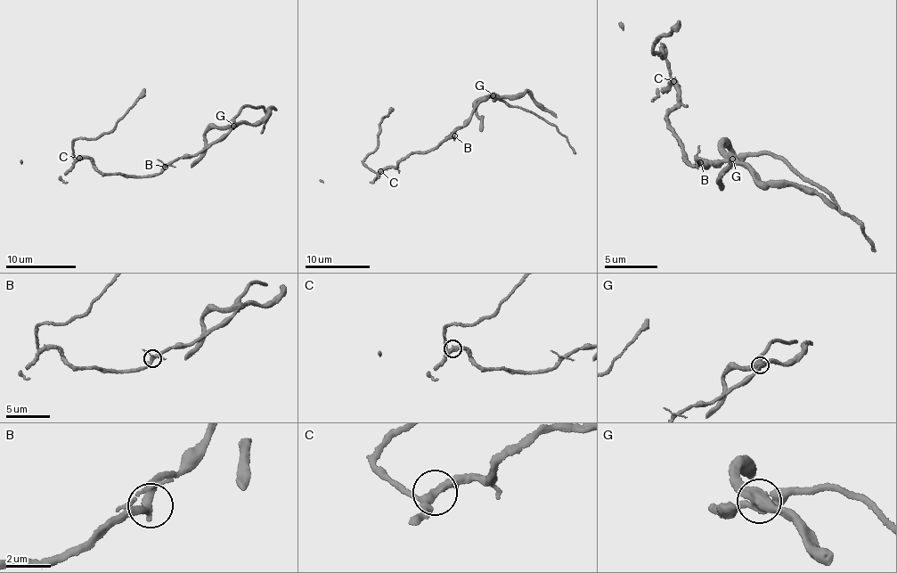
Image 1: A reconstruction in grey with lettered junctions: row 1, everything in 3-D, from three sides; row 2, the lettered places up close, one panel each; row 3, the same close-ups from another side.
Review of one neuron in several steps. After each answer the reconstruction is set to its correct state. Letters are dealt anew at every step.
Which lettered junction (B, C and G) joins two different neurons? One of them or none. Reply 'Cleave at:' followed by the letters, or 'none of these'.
Cleave at: G

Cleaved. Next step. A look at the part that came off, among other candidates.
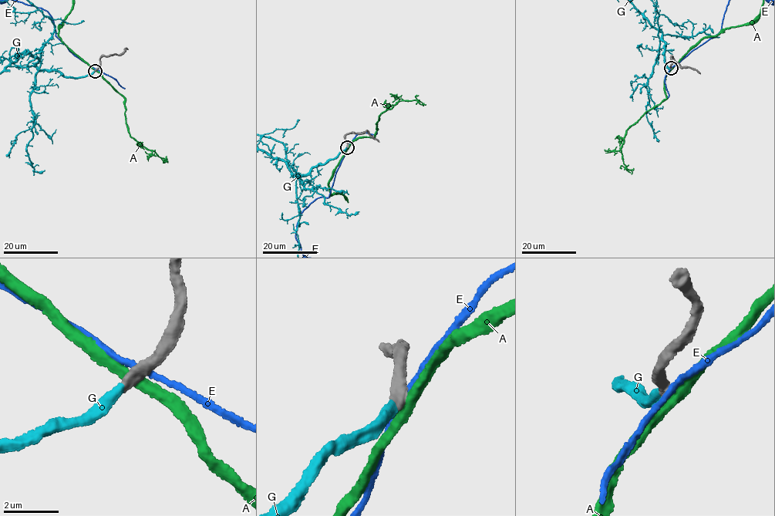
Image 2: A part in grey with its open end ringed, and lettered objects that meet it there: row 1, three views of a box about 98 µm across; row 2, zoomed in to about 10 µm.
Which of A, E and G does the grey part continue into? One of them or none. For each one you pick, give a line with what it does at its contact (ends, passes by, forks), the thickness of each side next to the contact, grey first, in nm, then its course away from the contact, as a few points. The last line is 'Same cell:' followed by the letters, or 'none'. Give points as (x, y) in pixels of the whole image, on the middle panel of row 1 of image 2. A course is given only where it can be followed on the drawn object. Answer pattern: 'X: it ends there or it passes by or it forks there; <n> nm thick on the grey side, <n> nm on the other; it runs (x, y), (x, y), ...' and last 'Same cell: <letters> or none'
G: it ends there; 400 nm thick on the grey side, 400 nm on the other
Same cell: G

